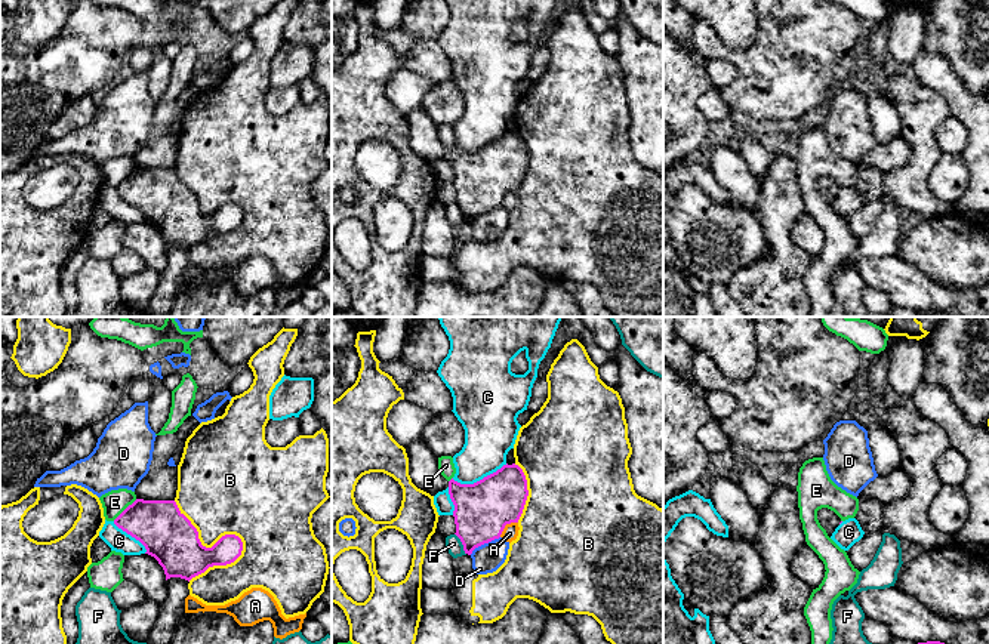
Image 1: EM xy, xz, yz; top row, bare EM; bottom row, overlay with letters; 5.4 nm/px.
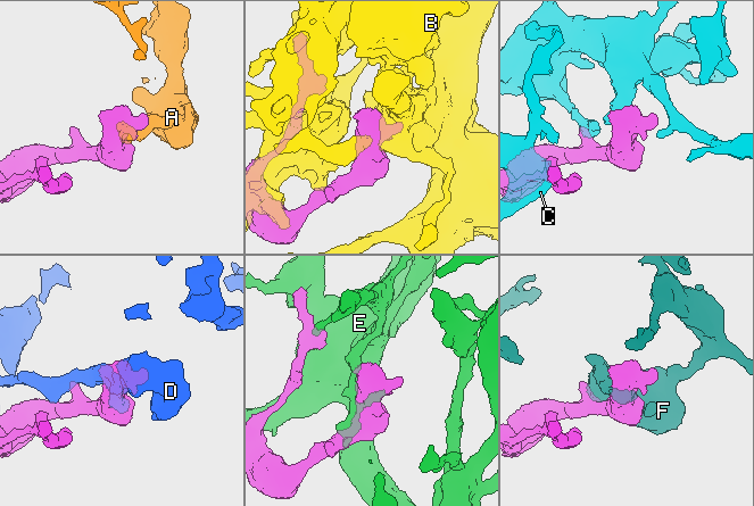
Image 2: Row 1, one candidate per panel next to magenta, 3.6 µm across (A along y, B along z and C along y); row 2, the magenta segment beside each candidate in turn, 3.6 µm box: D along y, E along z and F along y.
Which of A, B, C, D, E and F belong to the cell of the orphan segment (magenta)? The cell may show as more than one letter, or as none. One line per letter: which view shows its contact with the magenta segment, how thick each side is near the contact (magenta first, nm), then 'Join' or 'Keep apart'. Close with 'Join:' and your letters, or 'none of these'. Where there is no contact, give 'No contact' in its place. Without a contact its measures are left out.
A: Touches magenta in xz. Thickness 300 nm (magenta) against 90 nm. Keep apart
B: Touches magenta in xy. Thickness 280 nm (magenta) against 340 nm. Keep apart
C: Touches magenta in xz. Thickness 300 nm (magenta) against 280 nm. Keep apart
D: Touches magenta in xz. Thickness 300 nm (magenta) against 160 nm. Keep apart
E: Touches magenta in xy. Thickness 280 nm (magenta) against 140 nm. Keep apart
F: Touches magenta in xz. Thickness 300 nm (magenta) against 90 nm. Keep apart
Join: none of these

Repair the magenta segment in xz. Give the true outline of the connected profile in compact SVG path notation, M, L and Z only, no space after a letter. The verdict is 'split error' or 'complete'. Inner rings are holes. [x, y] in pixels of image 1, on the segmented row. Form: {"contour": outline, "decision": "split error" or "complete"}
{"contour": "M422 440L410 443L406 453L409 475L418 489L431 496L449 490L455 505L455 534L465 554L471 555L475 548L499 539L506 524L518 523L529 496L527 480L518 465L506 463L474 484L460 484L441 475L438 457Z", "decision": "split error"}

